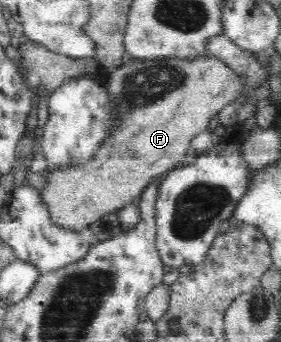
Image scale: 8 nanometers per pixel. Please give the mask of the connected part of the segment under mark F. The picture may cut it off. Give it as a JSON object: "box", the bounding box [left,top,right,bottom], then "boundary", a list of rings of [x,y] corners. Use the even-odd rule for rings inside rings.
{"box":[38,57,245,229],"boundary":[[[175,57],[127,59],[115,71],[107,73],[107,76],[104,91],[114,111],[114,118],[108,123],[110,134],[88,160],[63,166],[63,171],[51,171],[47,177],[47,187],[41,191],[38,199],[46,207],[50,223],[60,229],[90,227],[103,219],[103,216],[131,205],[145,186],[155,179],[161,179],[167,171],[174,171],[175,167],[183,163],[187,149],[191,147],[191,139],[197,137],[201,131],[207,131],[211,119],[218,117],[219,111],[225,105],[239,99],[245,85],[245,78],[241,78],[233,68],[214,57],[197,57],[191,61]]]}

